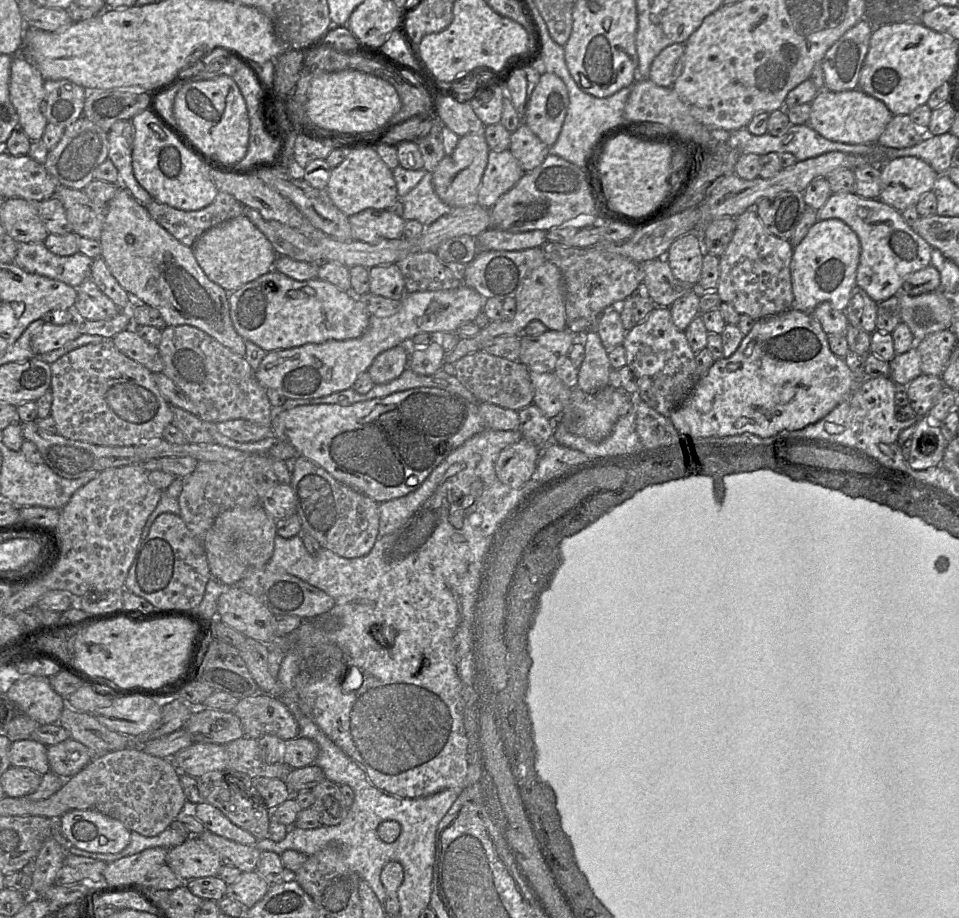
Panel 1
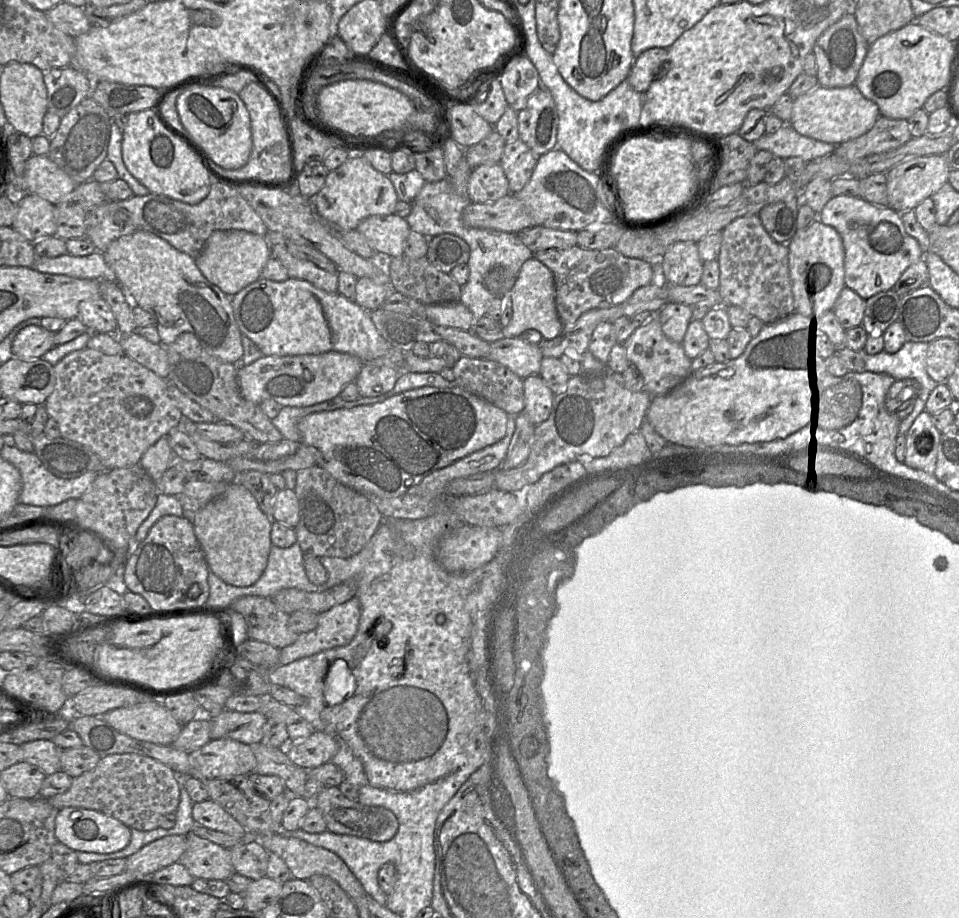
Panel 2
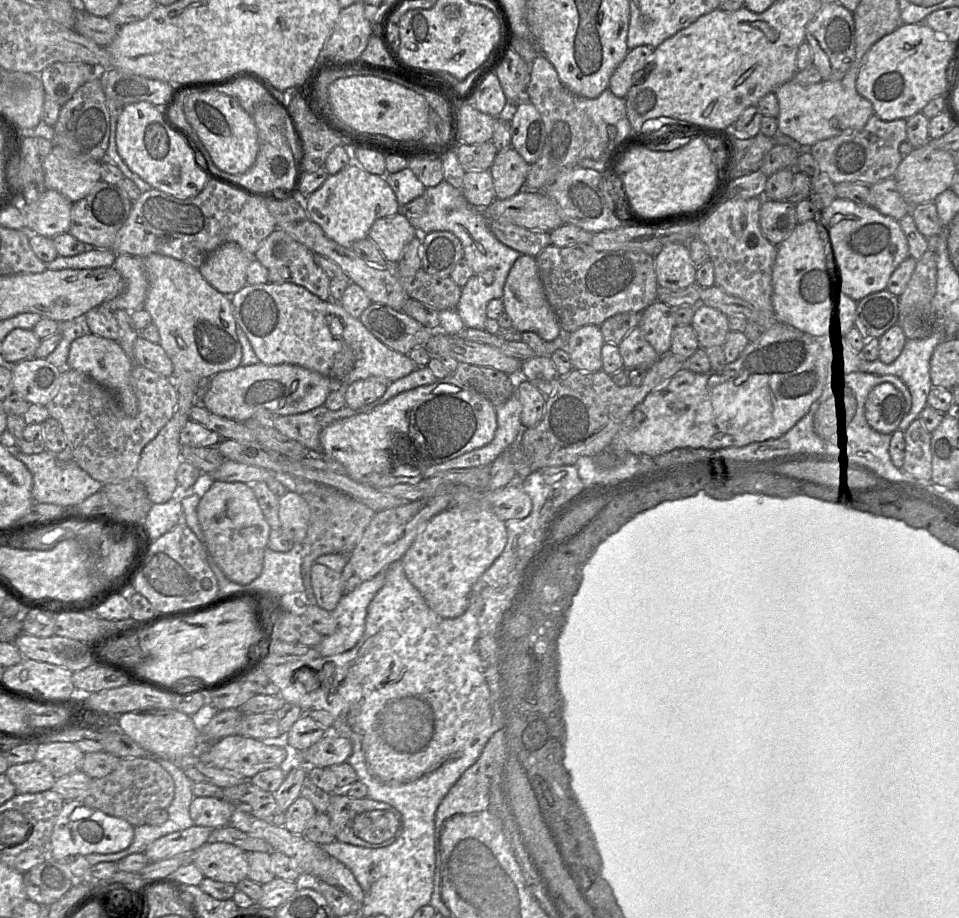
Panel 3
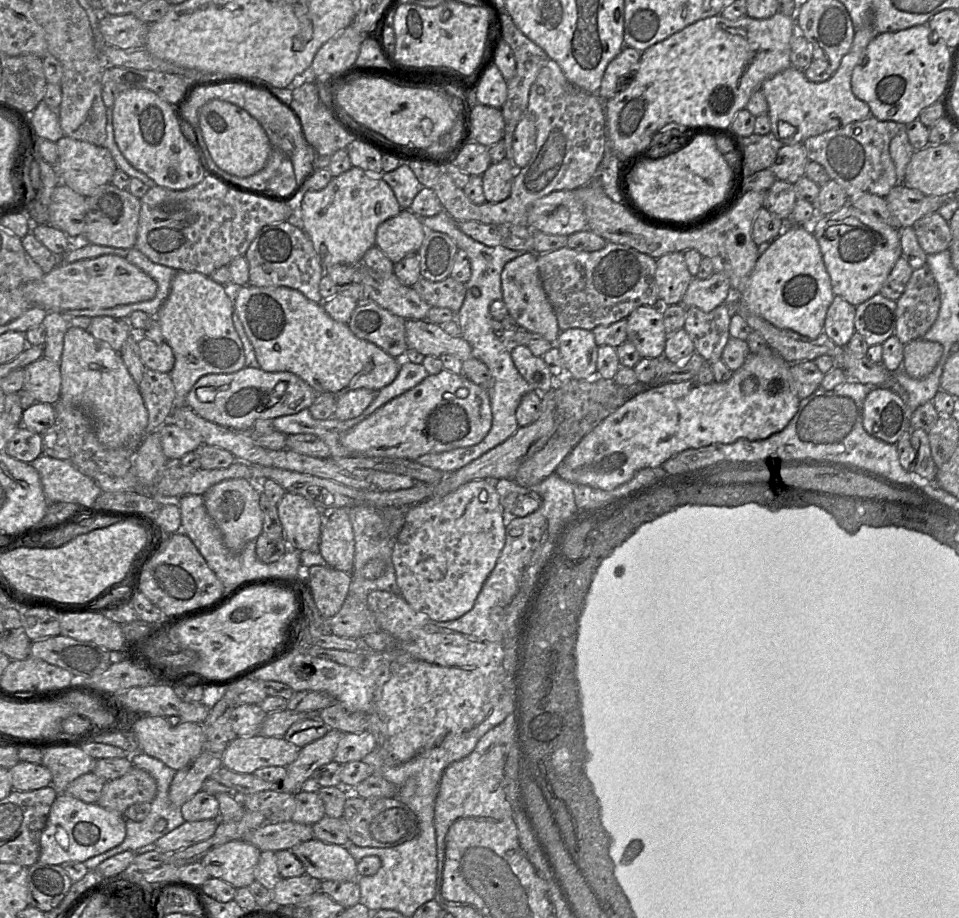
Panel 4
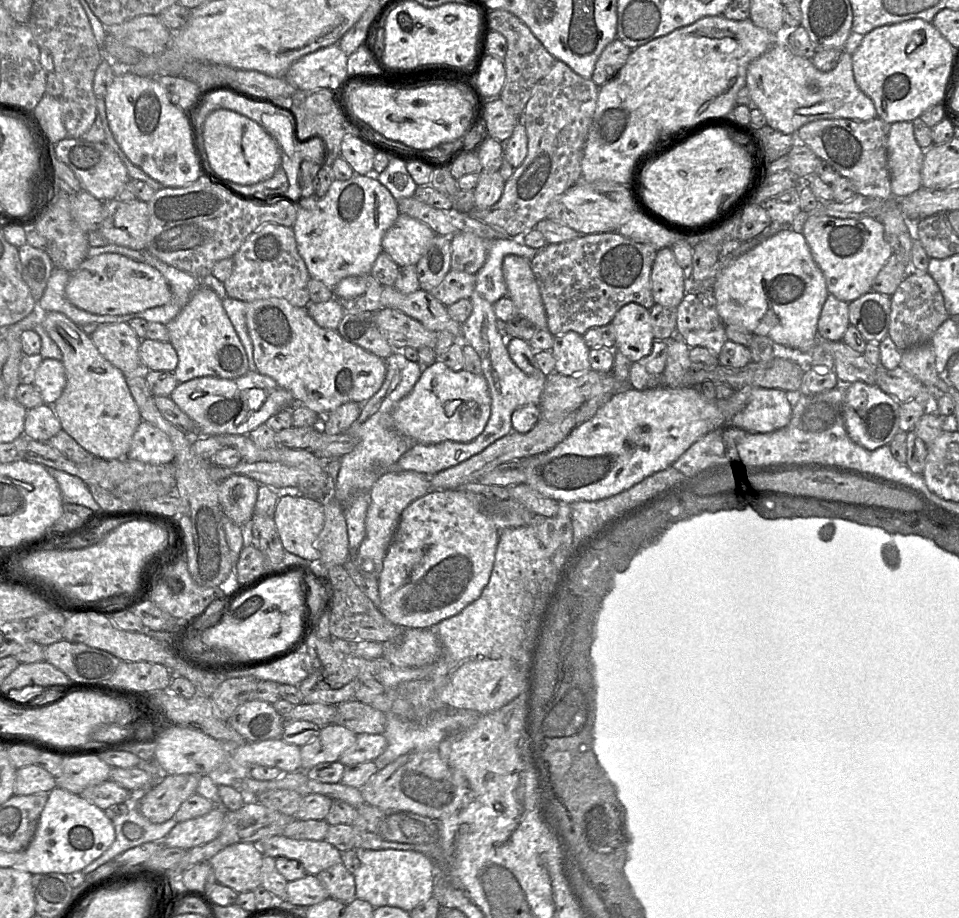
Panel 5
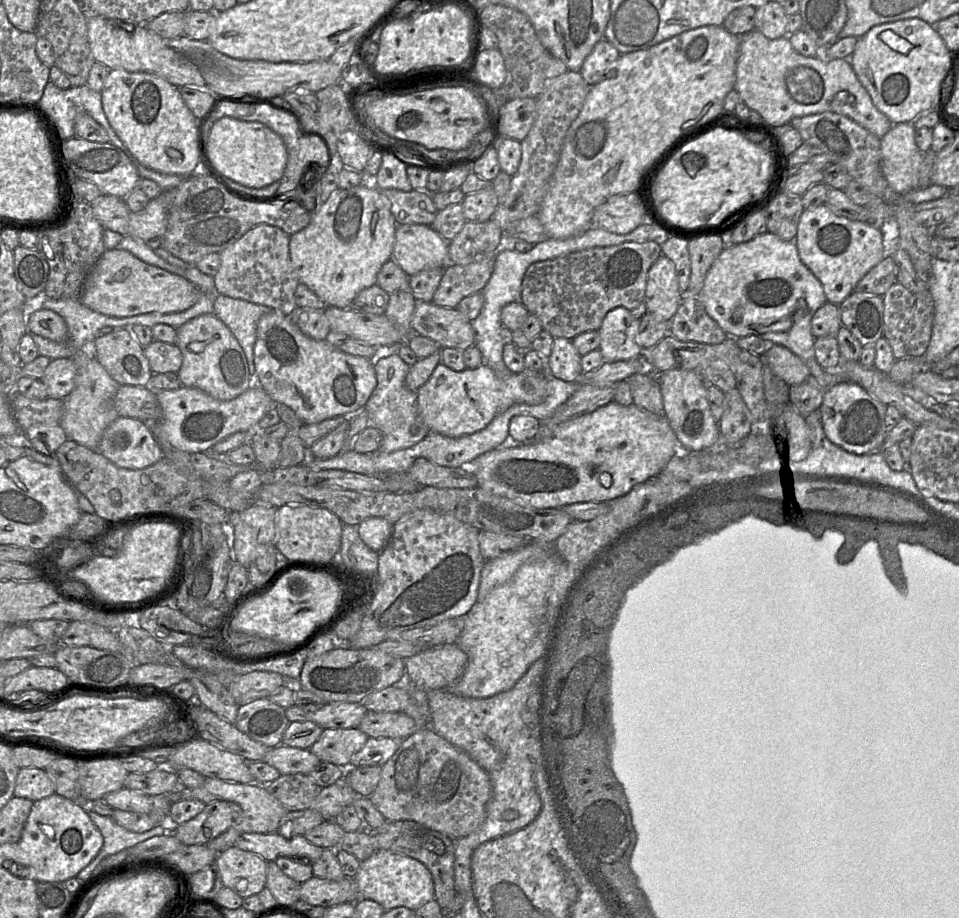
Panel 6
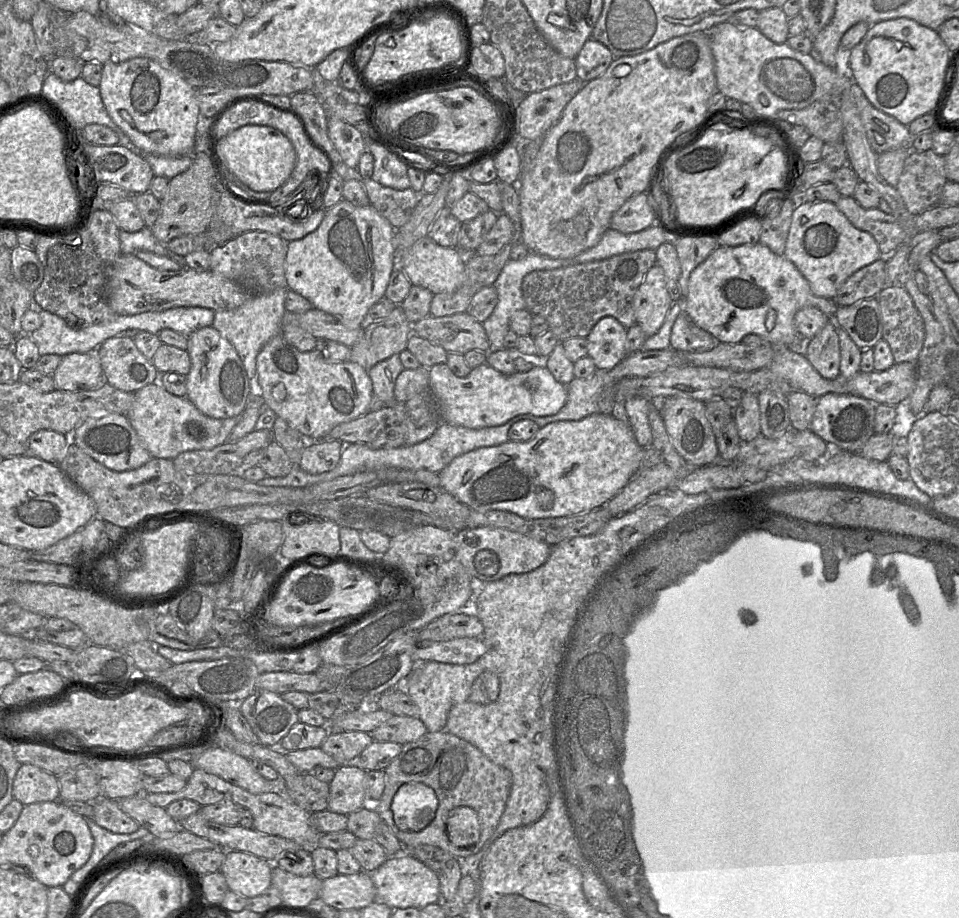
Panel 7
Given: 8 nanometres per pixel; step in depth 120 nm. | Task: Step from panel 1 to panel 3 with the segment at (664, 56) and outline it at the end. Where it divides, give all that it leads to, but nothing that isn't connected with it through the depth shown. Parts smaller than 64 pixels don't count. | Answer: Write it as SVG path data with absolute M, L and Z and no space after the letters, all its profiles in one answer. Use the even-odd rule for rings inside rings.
M638 46L629 50L623 62L612 74L608 89L618 98L625 98L630 88L640 82L652 62L654 49Z

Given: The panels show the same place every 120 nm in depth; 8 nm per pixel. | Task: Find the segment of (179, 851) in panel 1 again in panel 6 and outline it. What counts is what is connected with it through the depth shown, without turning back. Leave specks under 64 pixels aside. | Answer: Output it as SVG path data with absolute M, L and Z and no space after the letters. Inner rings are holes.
M231 846L218 853L215 862L224 887L242 898L266 887L267 861L258 854Z

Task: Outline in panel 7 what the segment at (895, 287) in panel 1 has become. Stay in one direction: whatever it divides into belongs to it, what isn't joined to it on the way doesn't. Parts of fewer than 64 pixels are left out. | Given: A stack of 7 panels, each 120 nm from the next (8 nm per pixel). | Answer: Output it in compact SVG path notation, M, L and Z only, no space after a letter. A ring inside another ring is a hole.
M799 201L792 215L785 251L783 254L798 268L810 284L815 296L832 299L843 282L860 268L879 258L881 253L875 238L868 232L856 228L836 207L835 203Z

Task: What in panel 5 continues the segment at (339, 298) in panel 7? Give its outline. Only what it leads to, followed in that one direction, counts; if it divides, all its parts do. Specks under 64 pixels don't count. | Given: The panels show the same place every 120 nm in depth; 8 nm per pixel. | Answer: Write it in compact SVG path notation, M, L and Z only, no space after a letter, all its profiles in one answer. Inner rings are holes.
M355 174L346 181L333 180L328 192L317 202L313 210L306 210L297 203L297 219L293 225L297 251L311 279L334 288L343 278L370 274L377 257L382 253L382 239L399 216L397 201L377 179Z

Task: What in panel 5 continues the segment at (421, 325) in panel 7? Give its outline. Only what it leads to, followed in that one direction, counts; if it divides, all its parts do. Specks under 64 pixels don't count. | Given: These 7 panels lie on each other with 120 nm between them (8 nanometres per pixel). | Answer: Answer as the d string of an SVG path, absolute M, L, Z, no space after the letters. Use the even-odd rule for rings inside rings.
M382 286L380 301L383 307L399 310L420 322L426 329L448 331L462 341L461 324L453 320L447 307L422 289L410 294L399 292L394 286Z

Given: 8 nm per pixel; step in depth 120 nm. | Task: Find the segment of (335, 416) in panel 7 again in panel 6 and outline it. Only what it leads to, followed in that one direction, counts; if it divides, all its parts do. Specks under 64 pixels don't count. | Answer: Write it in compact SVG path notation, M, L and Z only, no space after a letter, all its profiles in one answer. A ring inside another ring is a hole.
M279 310L265 313L257 324L254 346L254 365L262 388L275 403L290 407L303 424L319 423L336 416L346 419L364 407L376 387L377 379L373 364L366 357L353 356L336 349L324 340L304 335L289 318Z

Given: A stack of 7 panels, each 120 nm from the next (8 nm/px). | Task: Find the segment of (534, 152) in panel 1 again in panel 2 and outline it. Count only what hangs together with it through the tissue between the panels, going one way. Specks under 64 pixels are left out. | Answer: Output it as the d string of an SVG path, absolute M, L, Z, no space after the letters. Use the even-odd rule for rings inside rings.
M520 139L506 143L499 164L509 183L510 194L521 191L530 180L538 156Z

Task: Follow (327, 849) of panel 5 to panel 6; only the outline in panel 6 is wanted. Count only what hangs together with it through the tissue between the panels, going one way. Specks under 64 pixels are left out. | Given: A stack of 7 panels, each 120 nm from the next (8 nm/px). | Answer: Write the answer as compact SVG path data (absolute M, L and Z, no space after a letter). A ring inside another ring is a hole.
M277 832L244 833L236 840L235 846L256 853L266 861L275 861L278 857L293 857L309 860L310 863L317 860L324 850L310 843L304 836L285 838Z

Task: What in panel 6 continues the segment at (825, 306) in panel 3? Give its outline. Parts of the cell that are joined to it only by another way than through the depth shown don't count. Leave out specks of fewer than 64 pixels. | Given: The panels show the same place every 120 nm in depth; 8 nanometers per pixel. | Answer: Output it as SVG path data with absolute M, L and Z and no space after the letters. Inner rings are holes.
M767 231L750 241L725 247L708 270L703 288L697 297L708 315L718 323L728 337L754 335L769 343L788 348L804 361L811 376L826 390L841 382L849 381L841 373L826 372L817 361L816 338L811 332L811 319L828 300L821 282L800 259L794 241L785 241Z

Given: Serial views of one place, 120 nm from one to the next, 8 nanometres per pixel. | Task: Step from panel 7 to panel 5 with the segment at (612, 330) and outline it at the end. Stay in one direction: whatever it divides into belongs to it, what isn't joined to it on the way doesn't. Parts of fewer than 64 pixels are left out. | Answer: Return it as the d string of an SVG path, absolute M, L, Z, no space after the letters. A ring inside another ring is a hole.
M636 304L624 305L614 316L615 346L632 363L648 356L654 343L650 310Z

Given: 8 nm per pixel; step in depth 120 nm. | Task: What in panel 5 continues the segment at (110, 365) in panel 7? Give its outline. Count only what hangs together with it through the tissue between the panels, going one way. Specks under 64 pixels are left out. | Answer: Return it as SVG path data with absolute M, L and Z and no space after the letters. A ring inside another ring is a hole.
M126 322L98 324L90 335L99 353L112 365L120 369L125 378L144 376L148 371L139 356L141 339Z

